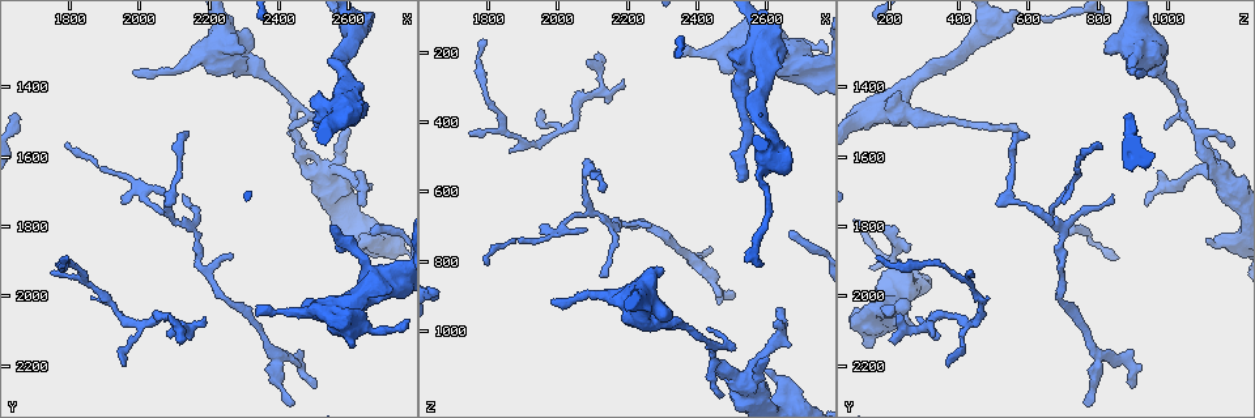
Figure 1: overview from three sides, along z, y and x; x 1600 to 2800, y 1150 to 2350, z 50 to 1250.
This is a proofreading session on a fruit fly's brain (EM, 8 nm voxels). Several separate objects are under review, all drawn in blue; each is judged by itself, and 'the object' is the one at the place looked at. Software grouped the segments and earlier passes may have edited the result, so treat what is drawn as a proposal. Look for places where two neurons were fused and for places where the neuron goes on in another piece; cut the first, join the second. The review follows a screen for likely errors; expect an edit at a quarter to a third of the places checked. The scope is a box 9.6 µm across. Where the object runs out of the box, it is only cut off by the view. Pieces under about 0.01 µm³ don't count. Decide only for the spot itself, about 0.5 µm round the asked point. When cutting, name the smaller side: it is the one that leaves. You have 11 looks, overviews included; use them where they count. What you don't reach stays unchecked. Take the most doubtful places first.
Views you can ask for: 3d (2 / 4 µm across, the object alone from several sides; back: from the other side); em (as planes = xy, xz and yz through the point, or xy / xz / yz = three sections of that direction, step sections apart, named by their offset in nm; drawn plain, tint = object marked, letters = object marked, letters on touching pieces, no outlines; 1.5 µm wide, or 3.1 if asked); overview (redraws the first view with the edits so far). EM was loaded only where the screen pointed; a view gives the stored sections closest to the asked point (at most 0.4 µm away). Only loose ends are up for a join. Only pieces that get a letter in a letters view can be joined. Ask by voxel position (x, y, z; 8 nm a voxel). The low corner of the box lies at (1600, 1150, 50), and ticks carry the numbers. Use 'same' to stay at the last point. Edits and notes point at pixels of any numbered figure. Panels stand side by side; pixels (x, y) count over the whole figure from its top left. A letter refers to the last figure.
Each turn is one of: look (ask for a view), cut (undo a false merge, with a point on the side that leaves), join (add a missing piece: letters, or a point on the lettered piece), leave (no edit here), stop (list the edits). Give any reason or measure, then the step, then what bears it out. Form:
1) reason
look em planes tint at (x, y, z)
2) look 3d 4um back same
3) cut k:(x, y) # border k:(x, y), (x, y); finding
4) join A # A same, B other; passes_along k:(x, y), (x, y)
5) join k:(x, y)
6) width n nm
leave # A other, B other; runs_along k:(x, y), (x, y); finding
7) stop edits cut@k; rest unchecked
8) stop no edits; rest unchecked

branch stops here
look em planes letters at (2590, 1840, 1110)

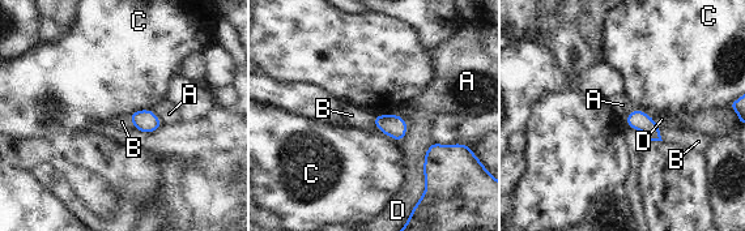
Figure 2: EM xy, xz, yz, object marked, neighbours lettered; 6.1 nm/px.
leave # A other, B other, C other, D other; border 2:(127, 116), (135, 128); no lettered piece goes on from it

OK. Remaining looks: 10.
look em xy step 4 tint at (2340, 2040, 210)

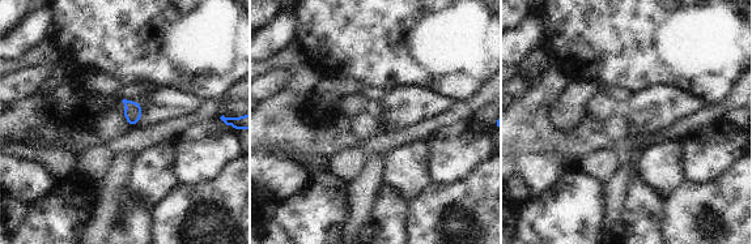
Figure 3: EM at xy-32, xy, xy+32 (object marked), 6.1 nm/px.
cut it another way
look em planes letters same

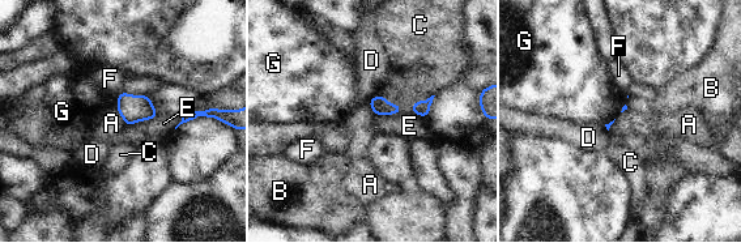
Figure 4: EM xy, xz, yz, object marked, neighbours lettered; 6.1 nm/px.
leave # A other, B other, C other, D other, E other, F other, G other; no lettered piece goes on from it

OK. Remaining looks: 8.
look 3d 2um at (2540, 1530, 570)

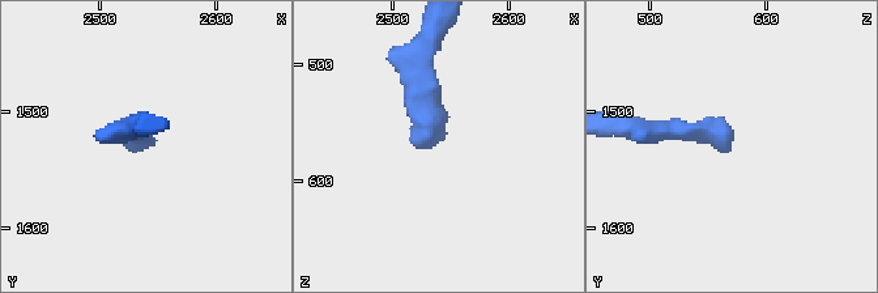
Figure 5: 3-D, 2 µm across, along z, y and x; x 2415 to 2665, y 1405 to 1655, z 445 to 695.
look em xy step 4 tint at (2540, 1534, 568)

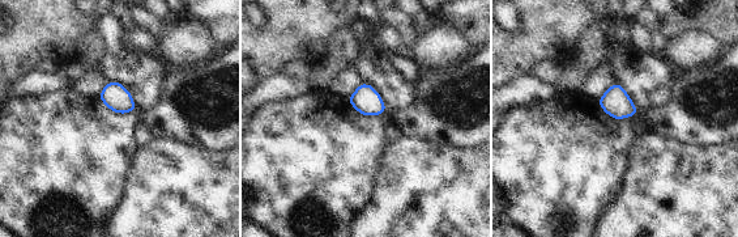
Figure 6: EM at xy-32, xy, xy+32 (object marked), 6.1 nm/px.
cut it another way
look em xz step 8 letters same

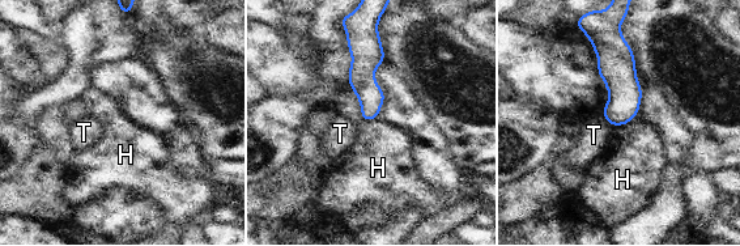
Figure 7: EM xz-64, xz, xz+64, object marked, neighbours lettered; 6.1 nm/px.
leave # H other, T other; border 7:(349, 85), (360, 115), (374, 121); none of them fits

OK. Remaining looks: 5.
tapers out
look 3d 4um at (2260, 1870, 710)

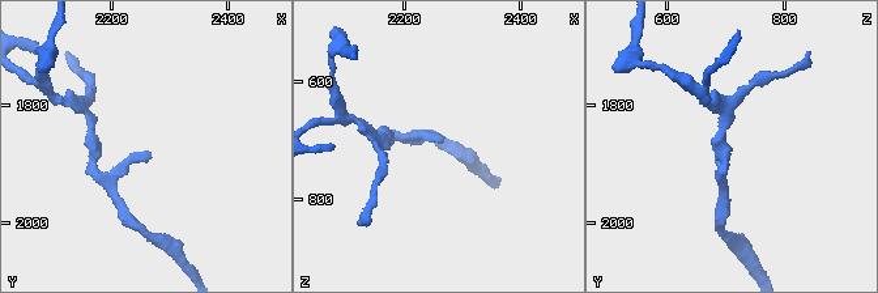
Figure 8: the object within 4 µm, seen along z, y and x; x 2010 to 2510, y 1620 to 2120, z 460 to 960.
look em planes tint at (2265, 1880, 705)

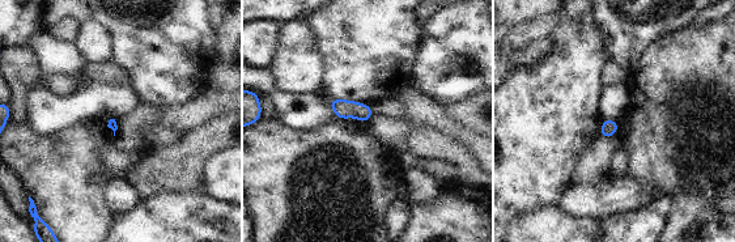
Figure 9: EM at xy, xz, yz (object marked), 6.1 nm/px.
look em planes letters same

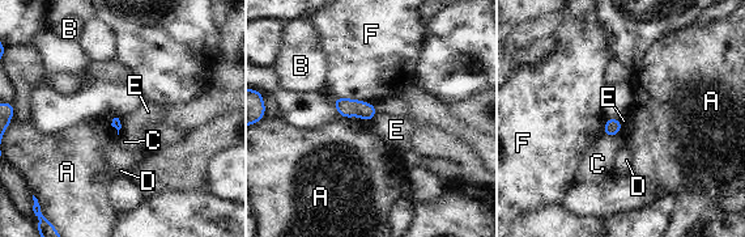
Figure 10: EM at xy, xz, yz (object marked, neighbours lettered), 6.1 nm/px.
leave # A other, B other, C other, D other, E other, F other; border 10:(618, 119), (621, 125), (620, 132); no lettered piece goes on from it

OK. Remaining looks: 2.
an open end
look em planes letters at (1740, 1940, 430)

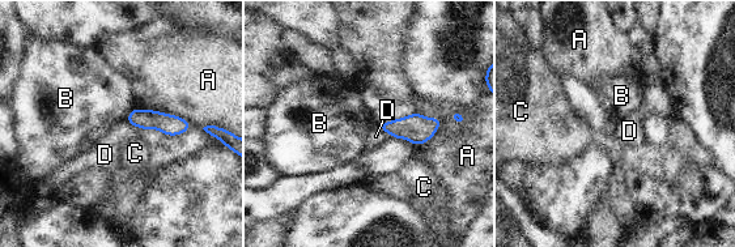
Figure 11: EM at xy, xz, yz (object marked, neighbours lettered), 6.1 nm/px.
leave # A other, B other, C other, D other; border 11:(126, 119), (143, 130); no lettered piece goes on from it

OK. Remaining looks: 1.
stop no edits; rest unchecked

